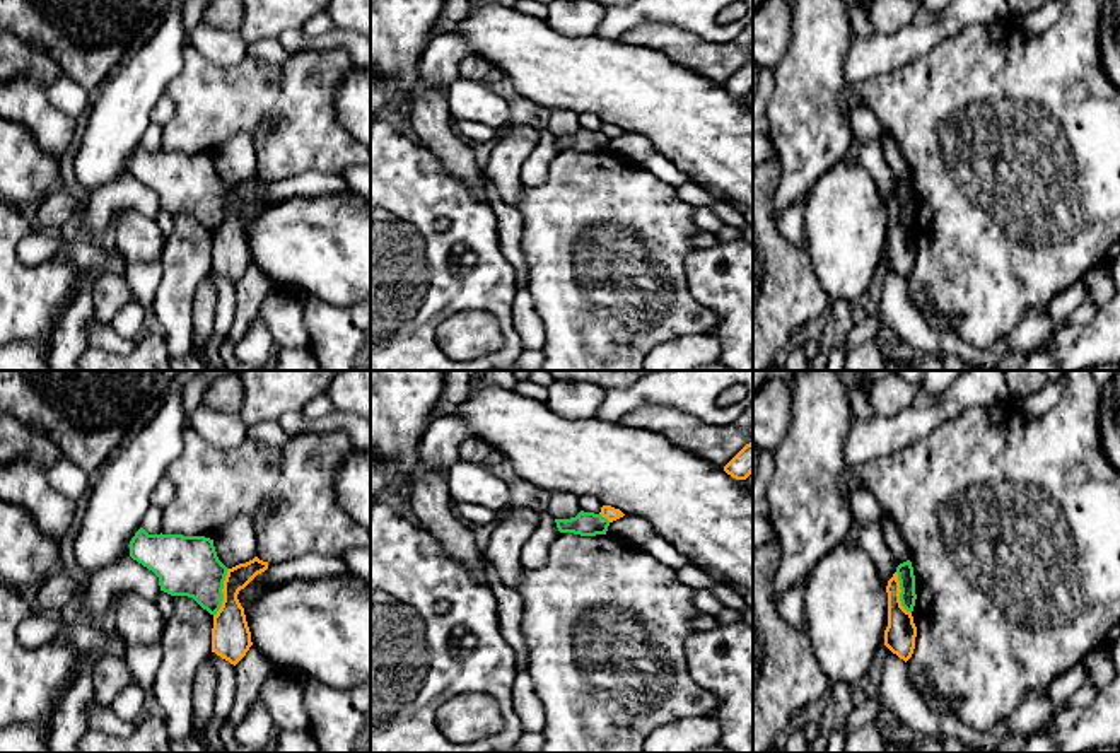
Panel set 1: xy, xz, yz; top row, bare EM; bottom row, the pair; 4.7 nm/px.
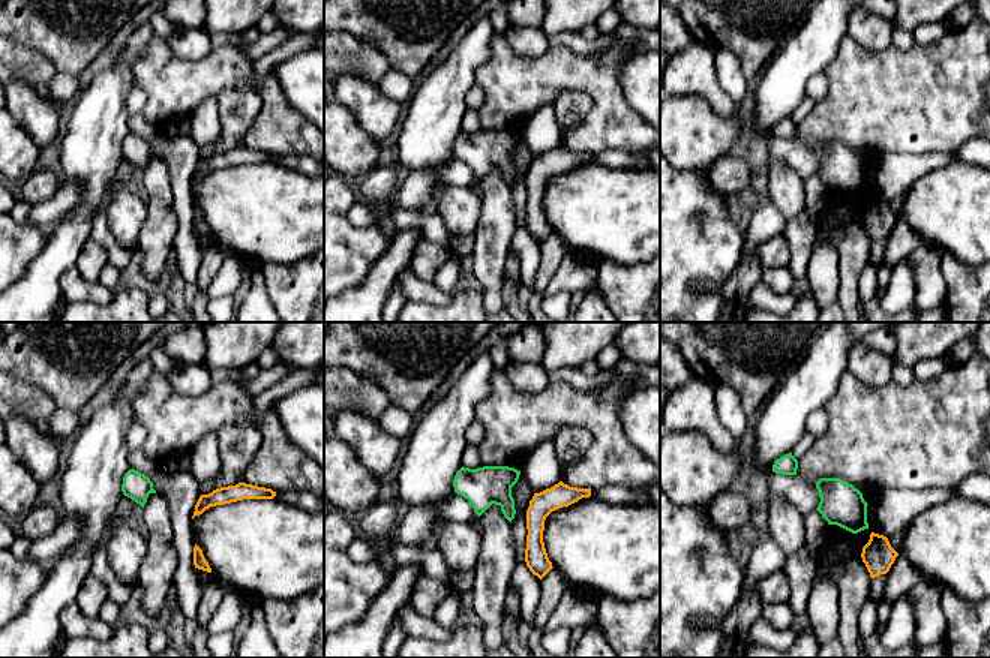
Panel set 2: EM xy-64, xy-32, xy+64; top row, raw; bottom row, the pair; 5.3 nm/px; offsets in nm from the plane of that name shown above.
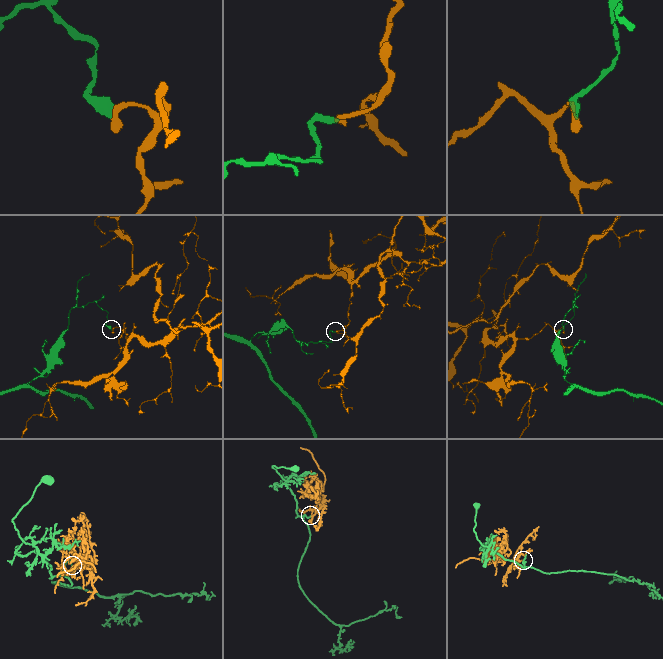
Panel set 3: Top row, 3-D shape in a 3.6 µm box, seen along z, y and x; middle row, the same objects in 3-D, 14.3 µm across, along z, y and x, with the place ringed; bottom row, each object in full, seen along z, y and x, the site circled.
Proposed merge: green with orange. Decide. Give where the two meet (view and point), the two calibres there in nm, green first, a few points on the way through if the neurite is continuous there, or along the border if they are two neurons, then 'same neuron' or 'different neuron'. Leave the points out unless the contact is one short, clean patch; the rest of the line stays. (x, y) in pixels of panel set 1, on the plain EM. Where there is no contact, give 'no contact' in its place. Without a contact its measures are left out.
xy (222, 210) | 280/190 nm | along xy (229, 186), (224, 197), (222, 222), (214, 233) | different neuron

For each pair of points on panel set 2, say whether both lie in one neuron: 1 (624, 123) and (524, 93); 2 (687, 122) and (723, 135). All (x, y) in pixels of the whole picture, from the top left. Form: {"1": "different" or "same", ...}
{"1": "same", "2": "same"}

